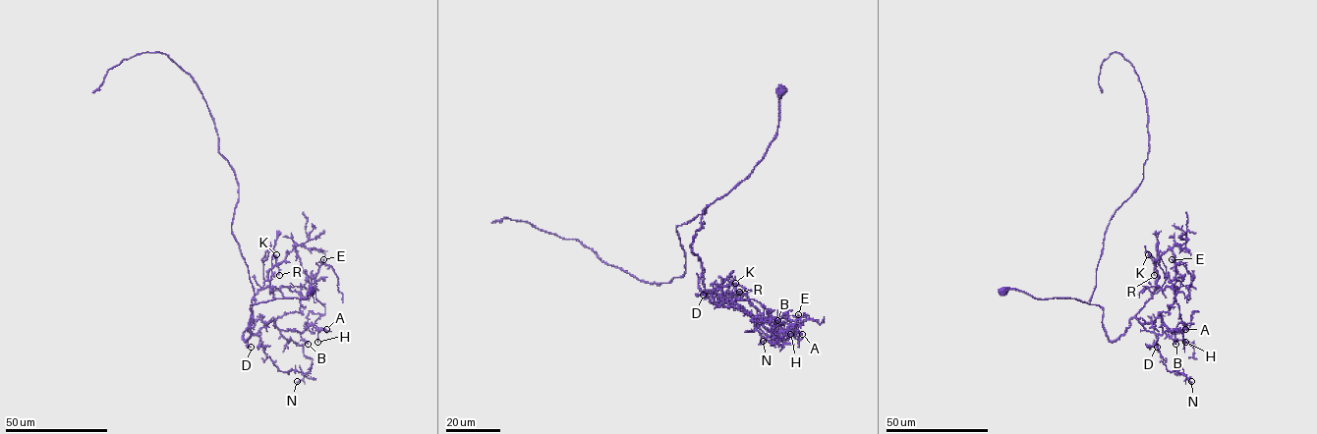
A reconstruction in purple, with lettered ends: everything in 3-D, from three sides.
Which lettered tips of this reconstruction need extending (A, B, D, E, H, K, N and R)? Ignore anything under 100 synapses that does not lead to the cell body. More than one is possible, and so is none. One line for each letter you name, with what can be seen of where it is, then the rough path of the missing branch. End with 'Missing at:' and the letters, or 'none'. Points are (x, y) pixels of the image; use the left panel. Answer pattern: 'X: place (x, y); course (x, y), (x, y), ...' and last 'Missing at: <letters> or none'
N: place (297, 381); course (297, 381), (298, 386), (290, 391), (281, 386), (283, 394)
Missing at: N

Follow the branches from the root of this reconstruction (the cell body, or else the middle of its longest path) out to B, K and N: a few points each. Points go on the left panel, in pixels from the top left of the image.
B: (311, 292), (251, 304), (251, 335), (243, 336), (250, 317), (253, 334), (273, 321), (308, 344)
K: (311, 292), (306, 298), (251, 304), (251, 335), (245, 340), (251, 300), (269, 284), (267, 273), (276, 254)
N: (311, 292), (251, 304), (251, 335), (243, 336), (250, 317), (248, 331), (278, 368), (304, 375), (297, 381)

